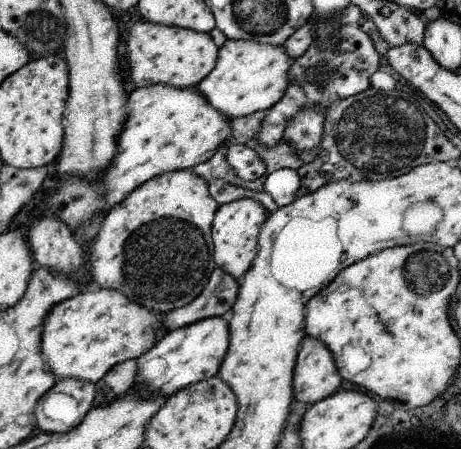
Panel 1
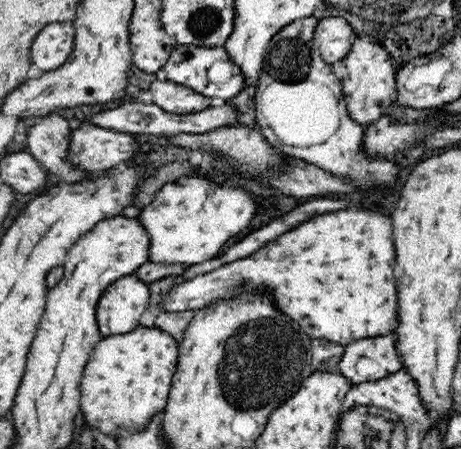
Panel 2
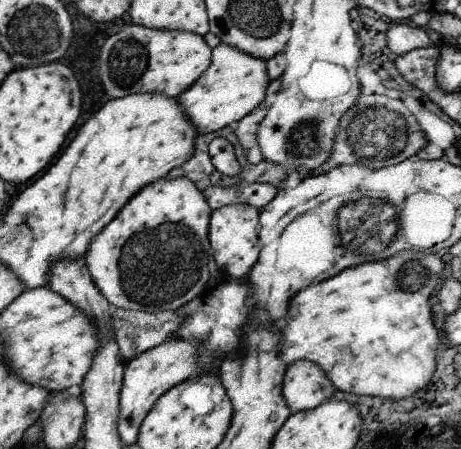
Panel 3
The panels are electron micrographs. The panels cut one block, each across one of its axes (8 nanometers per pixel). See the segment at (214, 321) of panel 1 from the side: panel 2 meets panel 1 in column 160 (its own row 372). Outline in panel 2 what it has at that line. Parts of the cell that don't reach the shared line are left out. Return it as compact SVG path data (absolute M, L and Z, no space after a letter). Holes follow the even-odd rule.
M394 334L348 344L338 364L340 374L354 386L362 382L376 382L400 372L404 368L404 360L396 344L398 338L394 338Z

